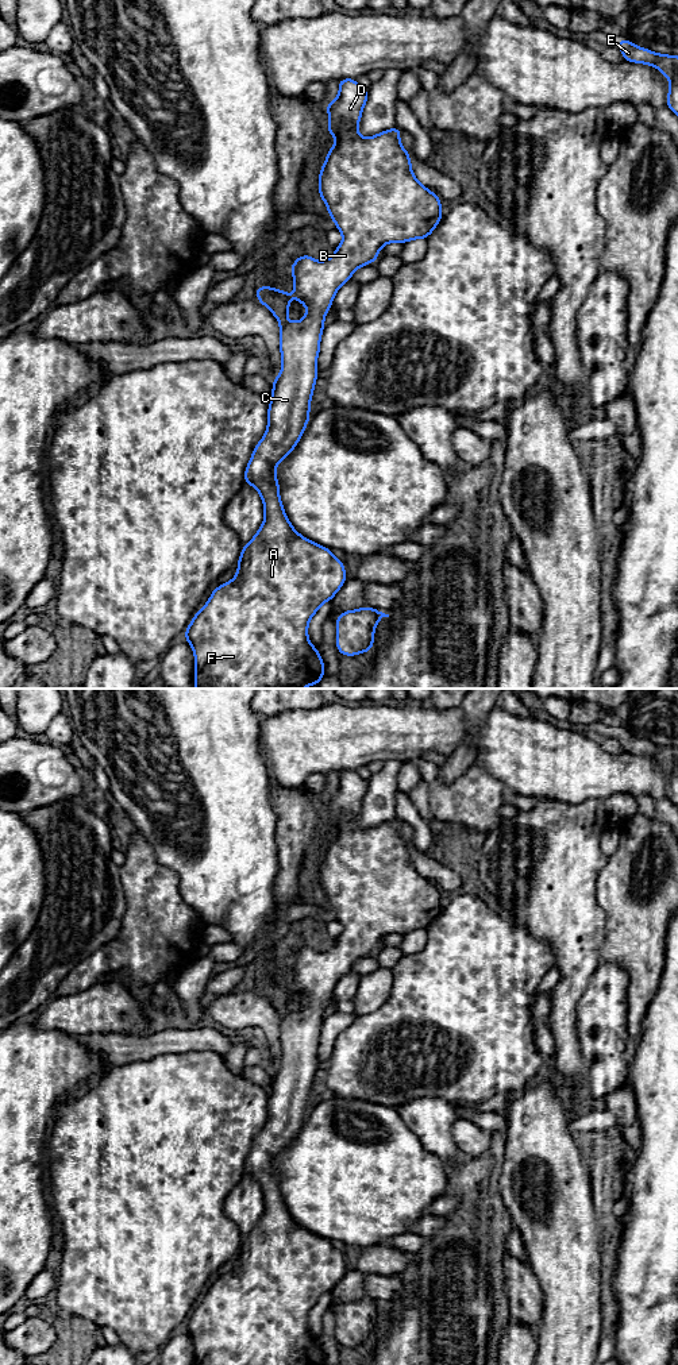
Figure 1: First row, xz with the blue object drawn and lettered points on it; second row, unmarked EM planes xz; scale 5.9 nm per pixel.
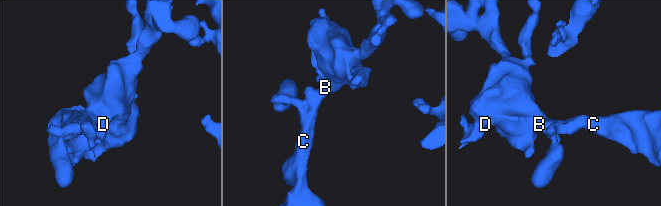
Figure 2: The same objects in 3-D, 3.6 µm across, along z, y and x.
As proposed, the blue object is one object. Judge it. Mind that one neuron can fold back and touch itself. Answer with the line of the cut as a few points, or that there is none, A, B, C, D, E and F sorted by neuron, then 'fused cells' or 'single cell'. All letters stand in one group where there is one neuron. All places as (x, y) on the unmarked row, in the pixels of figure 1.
no cut; A B C D E F; single cell

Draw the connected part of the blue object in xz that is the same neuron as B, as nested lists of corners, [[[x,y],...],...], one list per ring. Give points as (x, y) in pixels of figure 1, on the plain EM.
[[[354,770],[339,771],[339,787],[327,794],[325,801],[330,817],[325,820],[336,836],[328,840],[328,845],[319,865],[319,887],[328,899],[328,907],[334,910],[336,921],[343,926],[342,934],[334,946],[323,953],[311,946],[300,946],[290,964],[294,971],[293,987],[307,999],[307,1007],[297,1014],[290,1014],[286,1007],[290,996],[290,984],[271,978],[257,978],[257,991],[271,1002],[280,1014],[280,1042],[282,1060],[273,1072],[271,1090],[267,1100],[267,1121],[249,1152],[244,1162],[244,1175],[254,1177],[265,1200],[265,1210],[255,1227],[243,1237],[238,1252],[238,1262],[232,1272],[213,1280],[207,1295],[194,1306],[184,1329],[194,1343],[194,1365],[324,1365],[324,1354],[308,1330],[308,1315],[317,1300],[331,1292],[347,1272],[344,1256],[336,1250],[330,1239],[319,1237],[303,1229],[285,1206],[280,1176],[276,1168],[276,1157],[281,1154],[300,1133],[309,1113],[309,1096],[319,1068],[316,1060],[320,1044],[320,1030],[324,1021],[324,1009],[330,1002],[339,979],[350,972],[353,964],[369,955],[374,955],[380,941],[386,934],[405,934],[415,930],[427,930],[442,911],[440,890],[423,878],[413,867],[411,847],[400,834],[402,821],[393,818],[370,829],[358,825],[362,802],[369,790],[369,782],[363,780]]]

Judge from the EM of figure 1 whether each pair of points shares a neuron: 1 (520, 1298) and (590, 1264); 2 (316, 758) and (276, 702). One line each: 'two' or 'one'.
1: two
2: two

